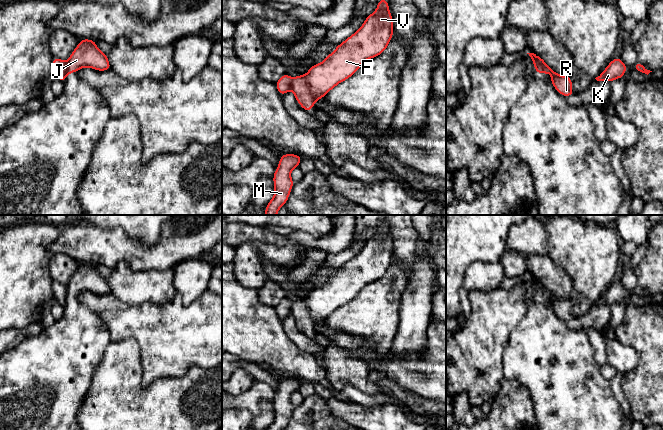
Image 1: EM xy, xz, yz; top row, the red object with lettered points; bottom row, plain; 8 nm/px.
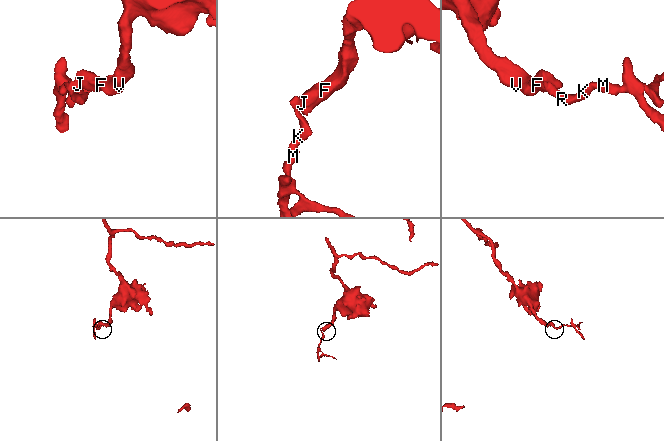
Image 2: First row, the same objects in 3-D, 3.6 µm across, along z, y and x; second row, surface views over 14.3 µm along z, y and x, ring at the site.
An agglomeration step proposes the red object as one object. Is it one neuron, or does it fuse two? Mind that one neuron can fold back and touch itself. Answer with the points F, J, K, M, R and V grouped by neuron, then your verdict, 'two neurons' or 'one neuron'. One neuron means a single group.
F J V / K M R | two neurons

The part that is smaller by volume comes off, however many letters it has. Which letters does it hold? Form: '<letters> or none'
K, M, R

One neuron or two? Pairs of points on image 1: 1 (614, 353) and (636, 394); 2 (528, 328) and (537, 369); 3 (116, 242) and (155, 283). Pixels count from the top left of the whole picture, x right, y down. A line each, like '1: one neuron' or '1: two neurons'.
1: two neurons
2: one neuron
3: two neurons

